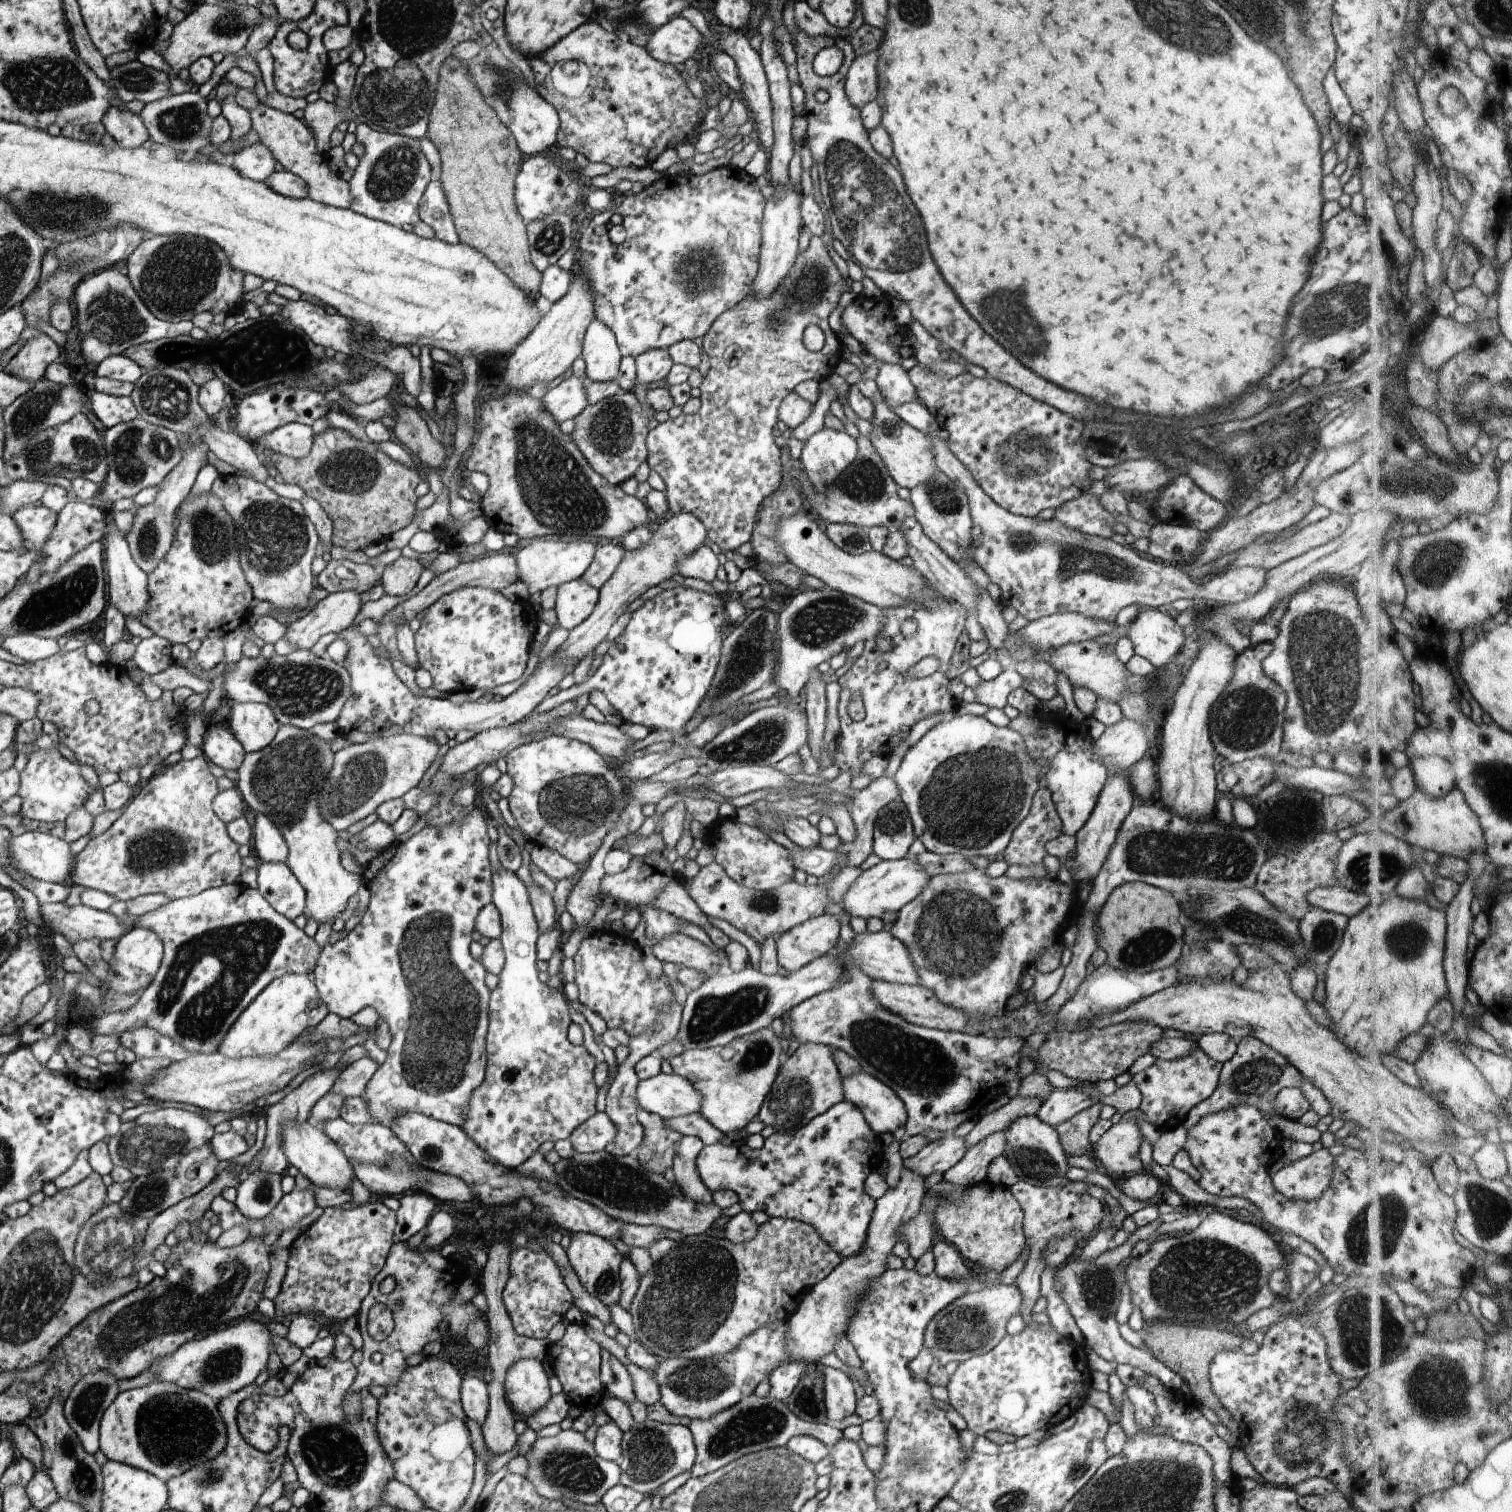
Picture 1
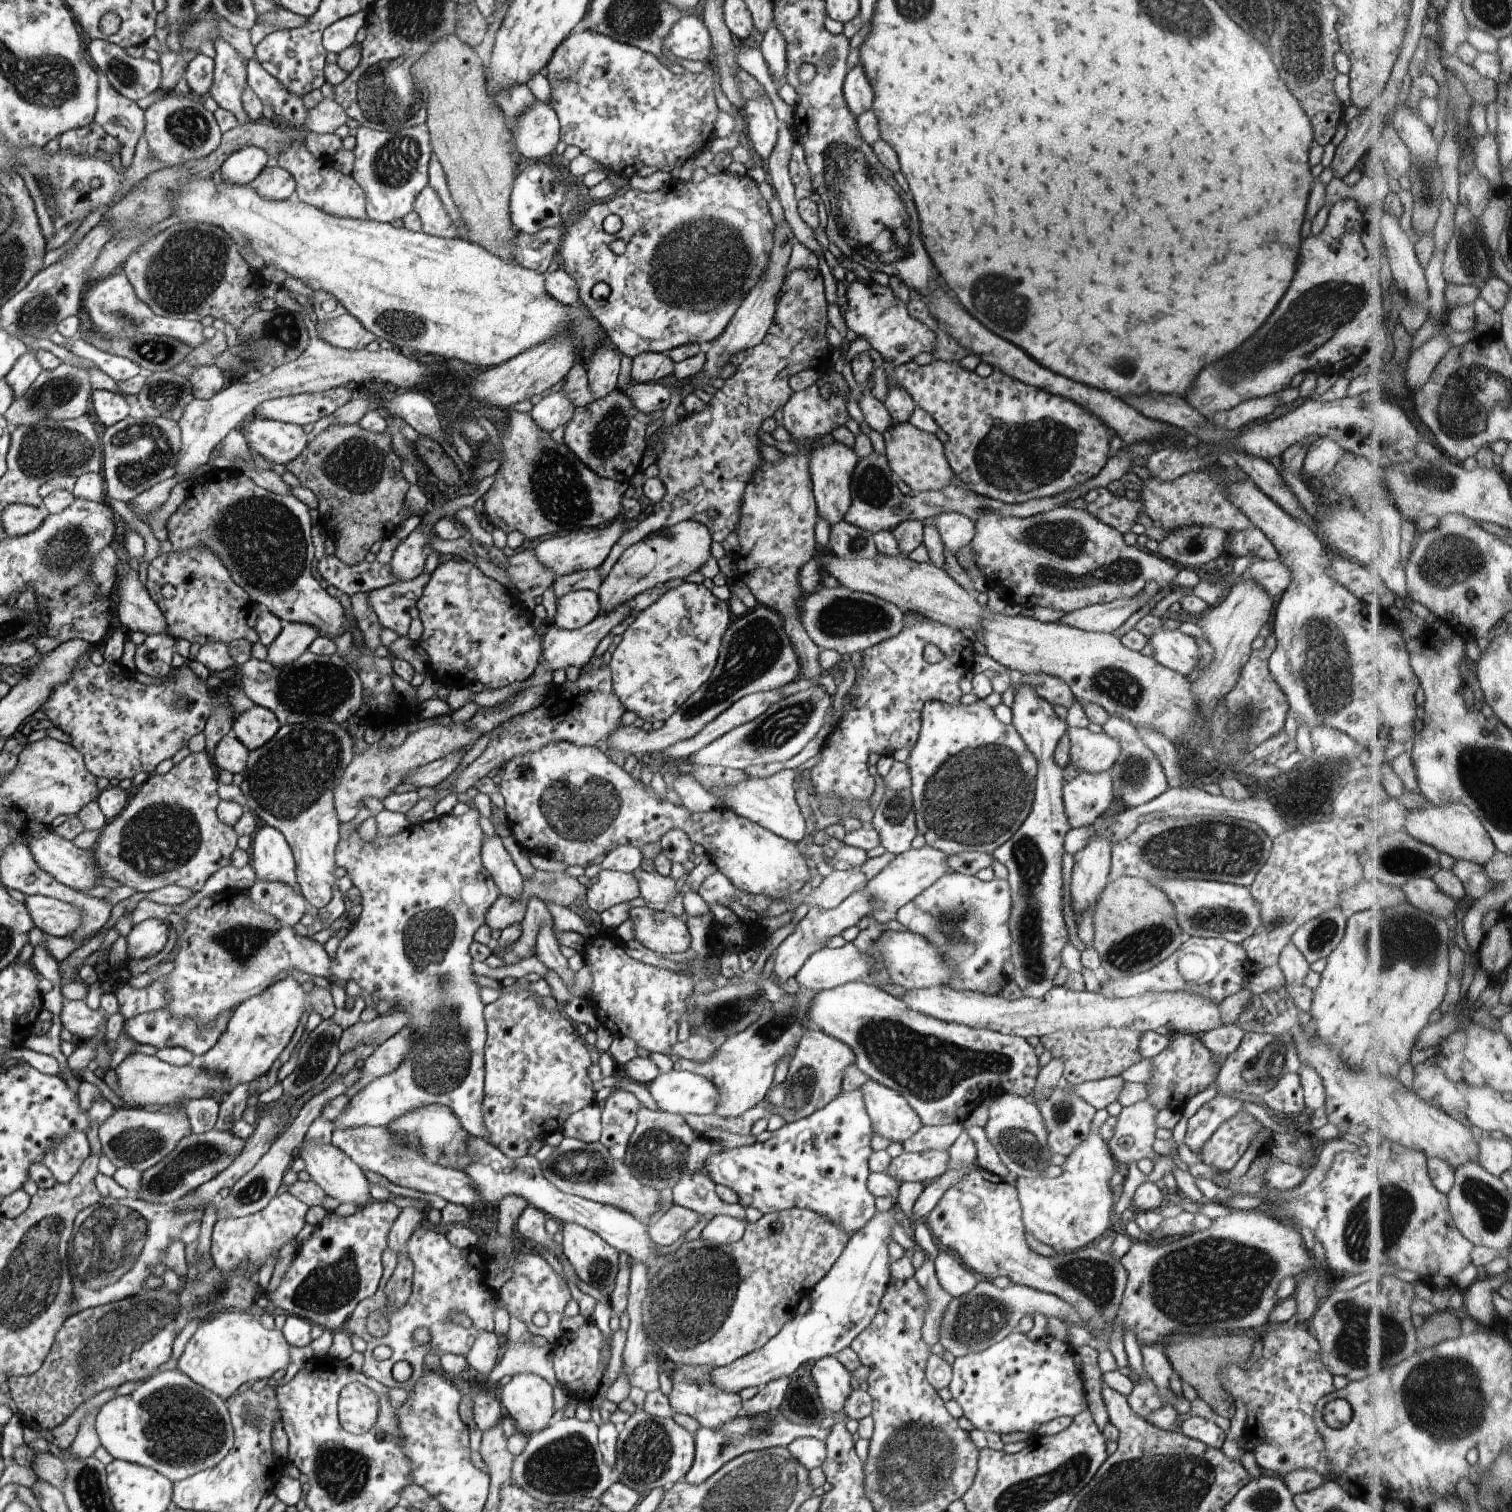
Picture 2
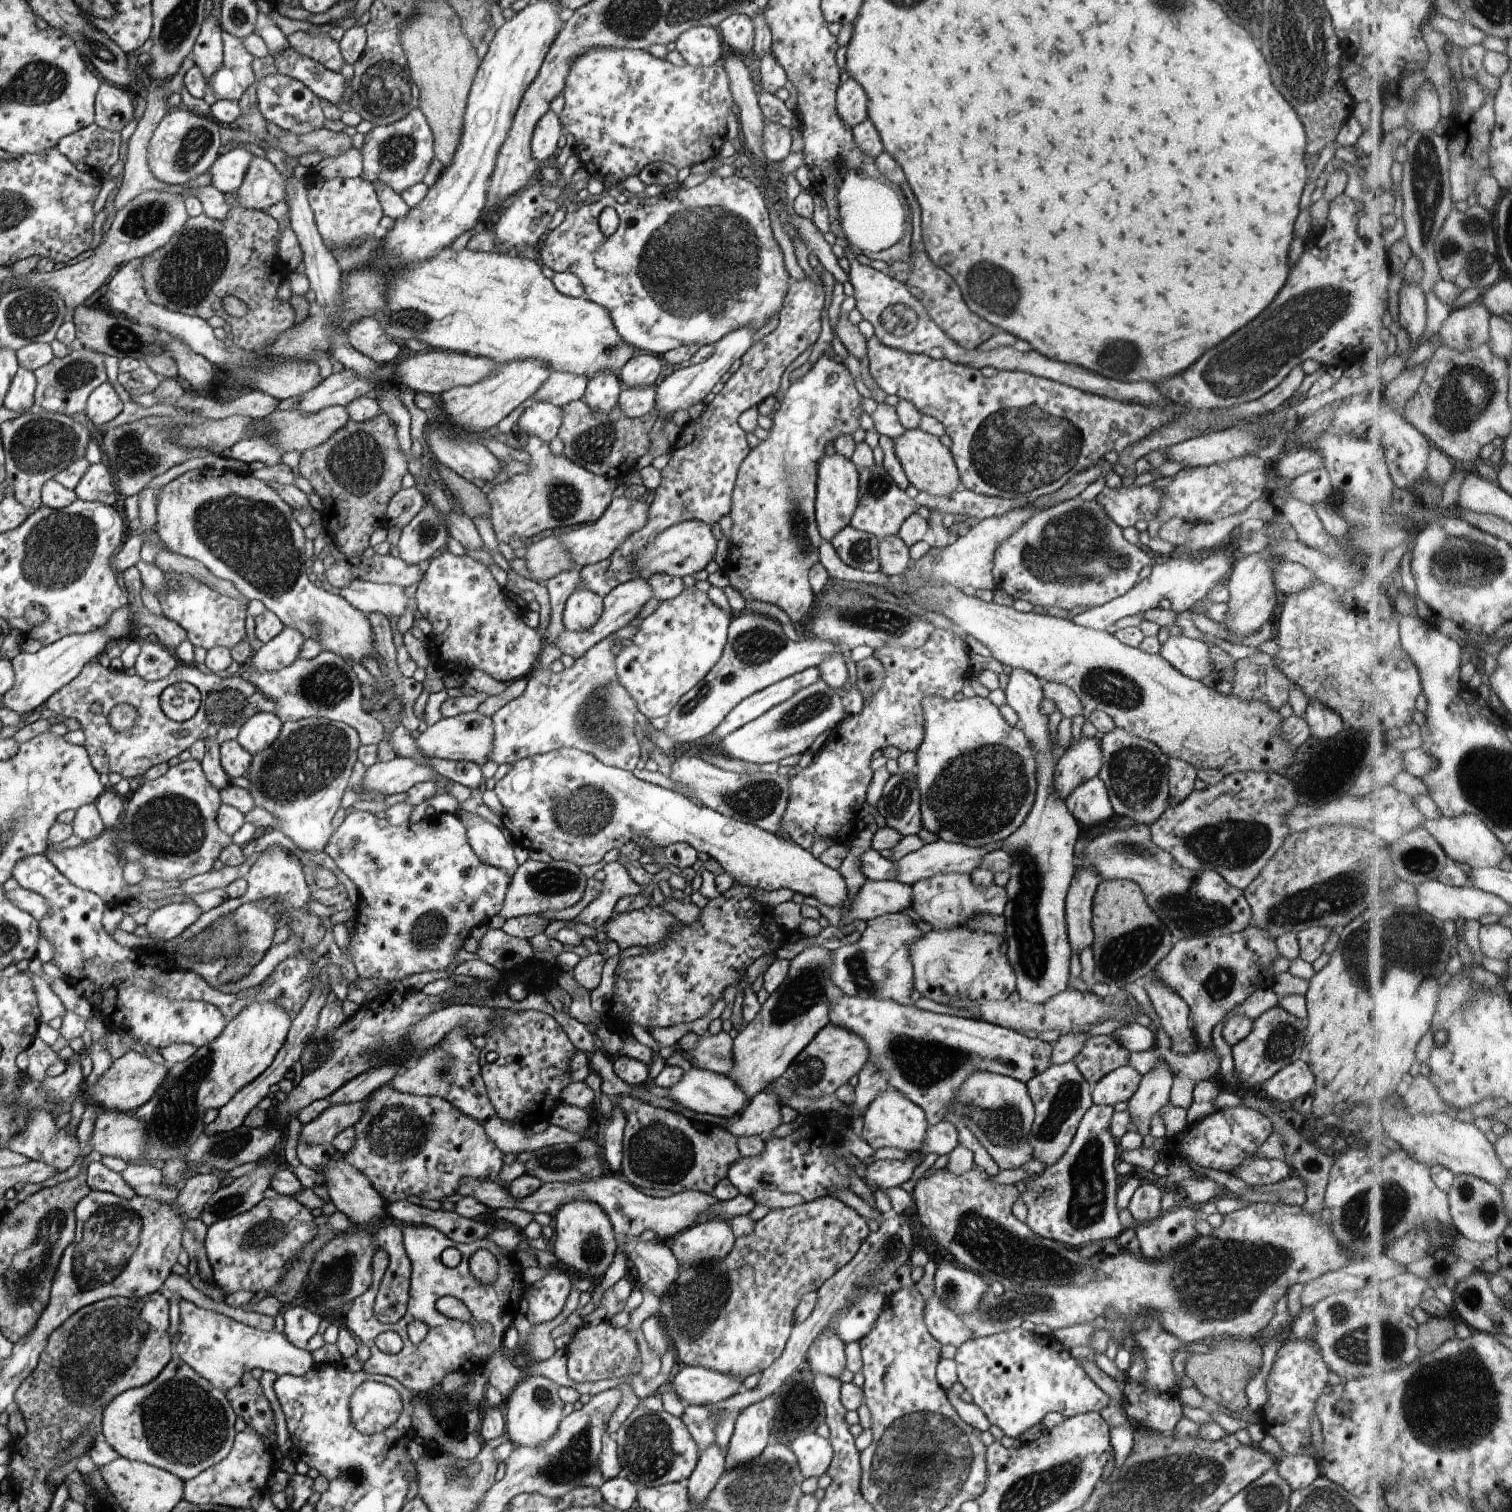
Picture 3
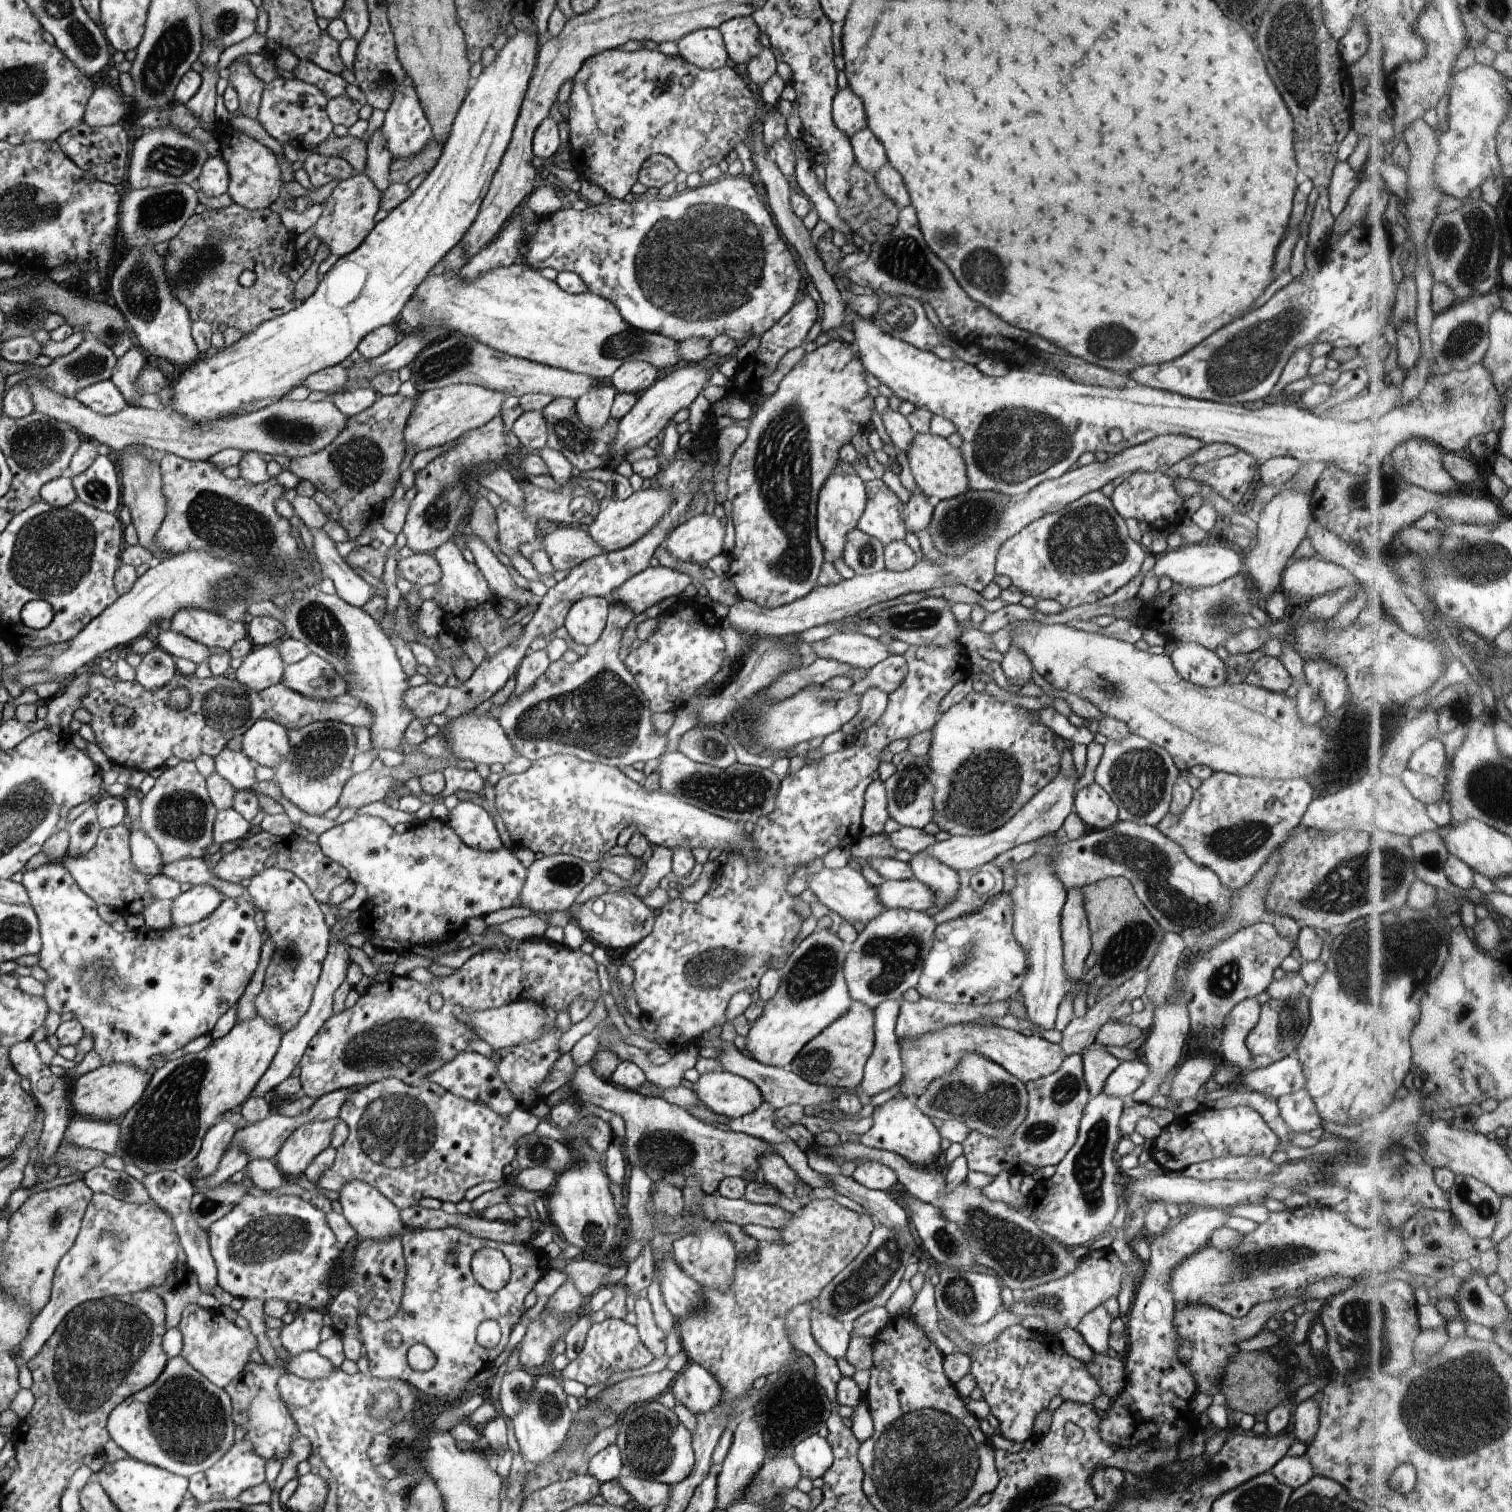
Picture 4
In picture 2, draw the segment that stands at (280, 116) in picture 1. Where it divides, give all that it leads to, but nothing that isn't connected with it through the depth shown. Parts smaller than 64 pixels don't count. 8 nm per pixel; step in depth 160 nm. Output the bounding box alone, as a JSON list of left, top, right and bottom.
[277,140,368,219]

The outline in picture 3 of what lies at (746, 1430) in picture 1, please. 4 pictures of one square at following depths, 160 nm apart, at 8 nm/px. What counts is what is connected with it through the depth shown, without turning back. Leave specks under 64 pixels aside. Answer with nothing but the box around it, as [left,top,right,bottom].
[685,1442,726,1505]

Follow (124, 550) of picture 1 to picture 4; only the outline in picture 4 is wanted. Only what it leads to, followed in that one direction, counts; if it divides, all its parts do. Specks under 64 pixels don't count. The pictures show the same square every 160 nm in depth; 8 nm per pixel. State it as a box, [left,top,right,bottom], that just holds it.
[158,629,211,665]

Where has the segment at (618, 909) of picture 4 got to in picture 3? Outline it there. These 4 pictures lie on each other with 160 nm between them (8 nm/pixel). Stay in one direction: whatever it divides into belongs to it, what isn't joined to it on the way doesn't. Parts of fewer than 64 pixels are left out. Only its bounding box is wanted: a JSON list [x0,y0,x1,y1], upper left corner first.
[604,903,677,952]

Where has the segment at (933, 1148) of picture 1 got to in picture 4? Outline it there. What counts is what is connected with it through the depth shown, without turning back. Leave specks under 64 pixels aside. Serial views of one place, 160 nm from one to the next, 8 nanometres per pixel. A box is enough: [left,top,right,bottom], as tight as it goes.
[852,1161,897,1191]

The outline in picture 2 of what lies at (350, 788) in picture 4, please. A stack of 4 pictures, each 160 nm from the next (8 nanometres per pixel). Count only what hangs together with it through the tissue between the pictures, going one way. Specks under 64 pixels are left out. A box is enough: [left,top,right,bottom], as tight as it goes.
[403,749,467,789]

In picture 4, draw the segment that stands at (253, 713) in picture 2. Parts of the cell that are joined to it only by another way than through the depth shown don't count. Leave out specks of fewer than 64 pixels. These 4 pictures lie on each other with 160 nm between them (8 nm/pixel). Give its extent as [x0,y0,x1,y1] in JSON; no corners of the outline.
[241,719,290,766]

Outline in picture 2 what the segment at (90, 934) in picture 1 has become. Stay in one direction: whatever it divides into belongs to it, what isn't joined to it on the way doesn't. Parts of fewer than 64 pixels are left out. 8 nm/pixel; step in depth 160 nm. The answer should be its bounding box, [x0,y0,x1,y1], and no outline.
[23,895,82,937]

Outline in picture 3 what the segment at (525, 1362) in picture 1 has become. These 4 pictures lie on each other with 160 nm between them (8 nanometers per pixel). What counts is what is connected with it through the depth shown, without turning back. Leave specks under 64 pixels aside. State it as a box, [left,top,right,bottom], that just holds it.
[504,1376,565,1447]

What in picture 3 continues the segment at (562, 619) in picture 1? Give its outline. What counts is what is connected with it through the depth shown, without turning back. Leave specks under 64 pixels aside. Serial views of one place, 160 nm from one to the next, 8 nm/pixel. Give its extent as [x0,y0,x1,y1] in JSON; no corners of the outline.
[563,591,603,631]

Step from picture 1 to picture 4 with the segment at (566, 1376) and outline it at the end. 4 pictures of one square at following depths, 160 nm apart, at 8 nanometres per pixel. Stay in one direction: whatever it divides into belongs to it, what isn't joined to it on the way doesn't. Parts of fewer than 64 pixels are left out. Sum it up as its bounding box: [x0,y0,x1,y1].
[562,1318,652,1387]

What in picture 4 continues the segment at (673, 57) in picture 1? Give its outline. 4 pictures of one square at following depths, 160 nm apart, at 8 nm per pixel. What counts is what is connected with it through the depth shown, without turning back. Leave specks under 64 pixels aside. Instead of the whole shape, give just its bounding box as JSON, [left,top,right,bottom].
[677,29,729,71]

